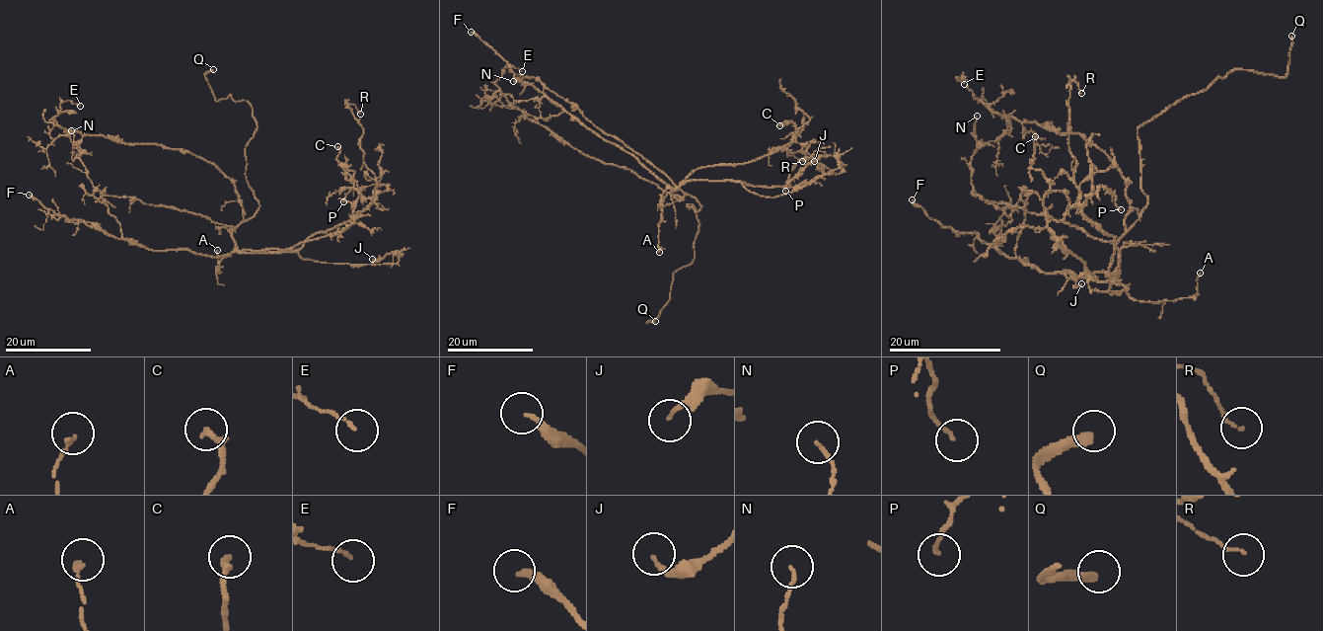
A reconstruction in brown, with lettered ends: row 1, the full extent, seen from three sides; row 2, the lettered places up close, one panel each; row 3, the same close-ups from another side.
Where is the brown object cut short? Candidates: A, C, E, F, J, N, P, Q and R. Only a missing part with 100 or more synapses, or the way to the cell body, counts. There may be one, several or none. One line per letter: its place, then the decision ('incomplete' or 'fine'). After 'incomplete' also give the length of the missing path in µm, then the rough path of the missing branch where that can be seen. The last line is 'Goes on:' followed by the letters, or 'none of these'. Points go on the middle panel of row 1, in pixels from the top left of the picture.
A: at (659, 252); fine
C: at (779, 125); fine
E: at (522, 71); fine
F: at (471, 32); fine
J: at (814, 161); fine
N: at (513, 81); fine
P: at (785, 191); fine
Q: at (655, 321); incomplete; about 5 µm are missing; missing branch runs (655, 321), (664, 321), (671, 331)
R: at (802, 161); fine
Goes on: Q

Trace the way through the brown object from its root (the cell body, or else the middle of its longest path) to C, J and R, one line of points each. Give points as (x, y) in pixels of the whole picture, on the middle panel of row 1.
C: (683, 192), (675, 189), (696, 170), (760, 159), (796, 136), (791, 121), (779, 125)
J: (683, 192), (675, 189), (692, 180), (734, 180), (752, 192), (775, 197), (840, 166), (834, 156), (814, 161)
R: (683, 192), (675, 189), (692, 180), (784, 187), (819, 157), (787, 153), (802, 161)

